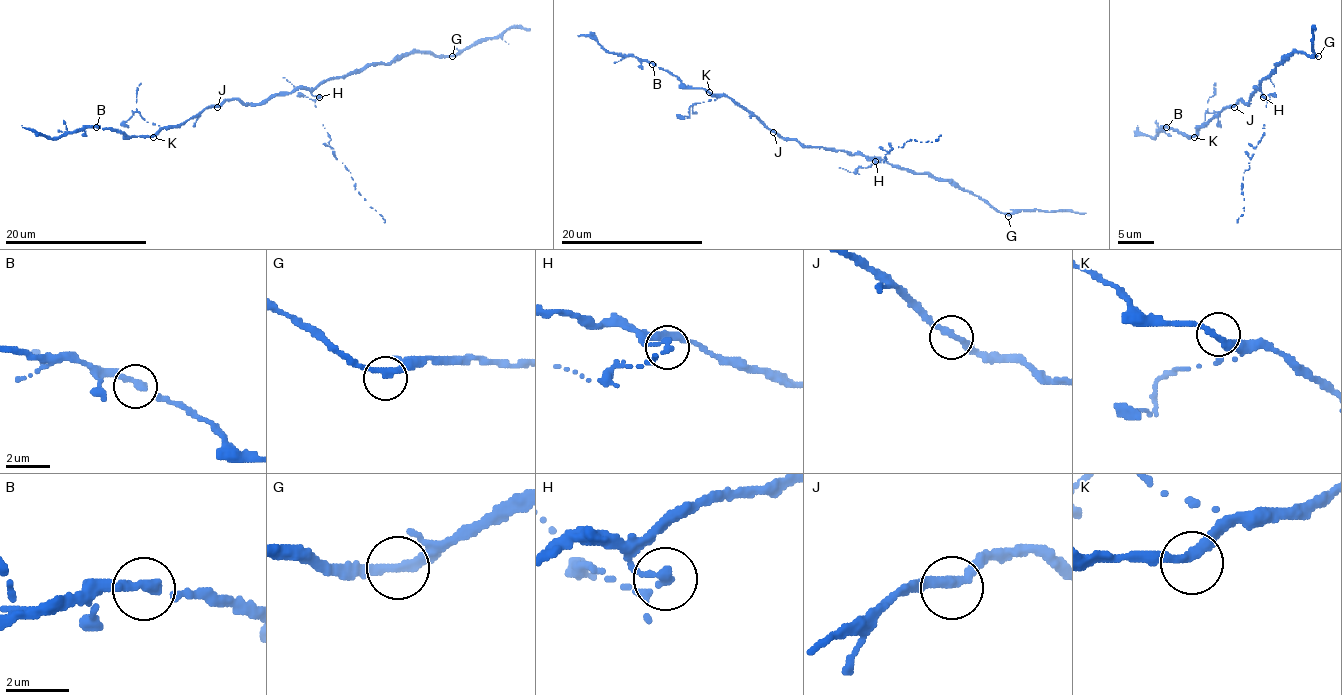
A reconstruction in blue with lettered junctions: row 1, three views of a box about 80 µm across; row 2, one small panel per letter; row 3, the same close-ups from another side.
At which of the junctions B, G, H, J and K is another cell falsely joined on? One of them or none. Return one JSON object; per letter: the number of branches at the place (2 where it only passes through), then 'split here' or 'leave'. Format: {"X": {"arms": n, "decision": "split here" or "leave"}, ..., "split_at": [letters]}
{"B": {"arms": 2, "decision": "leave"}, "G": {"arms": 2, "decision": "leave"}, "H": {"arms": 2, "decision": "split here"}, "J": {"arms": 2, "decision": "leave"}, "K": {"arms": 2, "decision": "leave"}, "split_at": ["H"]}

